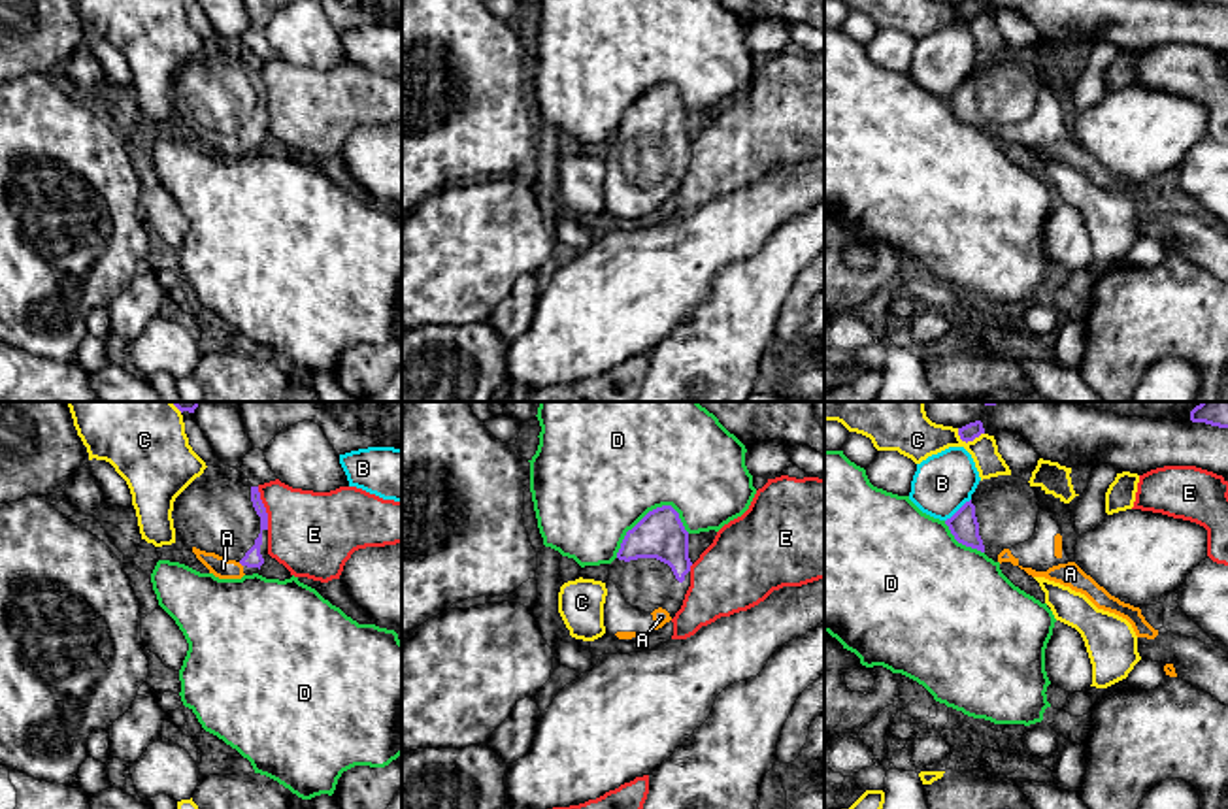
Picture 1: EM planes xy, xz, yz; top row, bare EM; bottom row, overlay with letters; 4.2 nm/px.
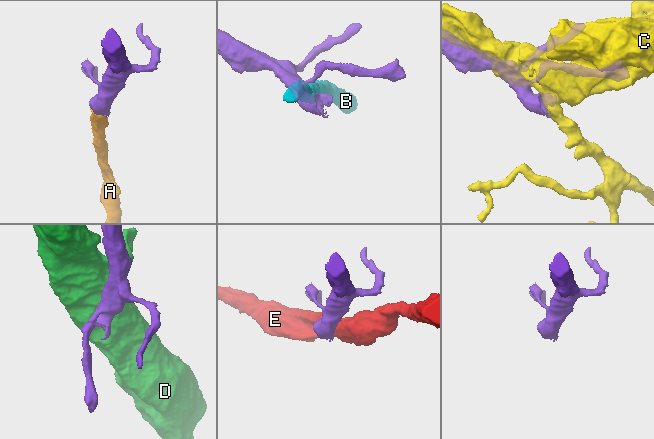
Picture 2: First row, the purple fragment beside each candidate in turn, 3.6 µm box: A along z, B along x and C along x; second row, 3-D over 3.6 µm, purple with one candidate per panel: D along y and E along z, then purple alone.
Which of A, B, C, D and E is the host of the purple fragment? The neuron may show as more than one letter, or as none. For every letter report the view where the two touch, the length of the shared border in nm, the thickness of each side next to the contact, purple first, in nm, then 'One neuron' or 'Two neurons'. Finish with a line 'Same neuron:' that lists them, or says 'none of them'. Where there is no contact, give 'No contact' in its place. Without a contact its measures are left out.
A: No contact. One neuron
B: Touches purple in yz. Shared border 150 nm. Thickness 120 nm (purple) against 260 nm. Two neurons
C: Touches purple in yz. Shared border 120 nm. Thickness 70 nm (purple) against 190 nm. Two neurons
D: Touches purple in xz. Shared border 340 nm. Thickness 200 nm (purple) against 500 nm. Two neurons
E: Touches purple in xy. Shared border 190 nm. Thickness 80 nm (purple) against 360 nm. Two neurons
Same neuron: A

